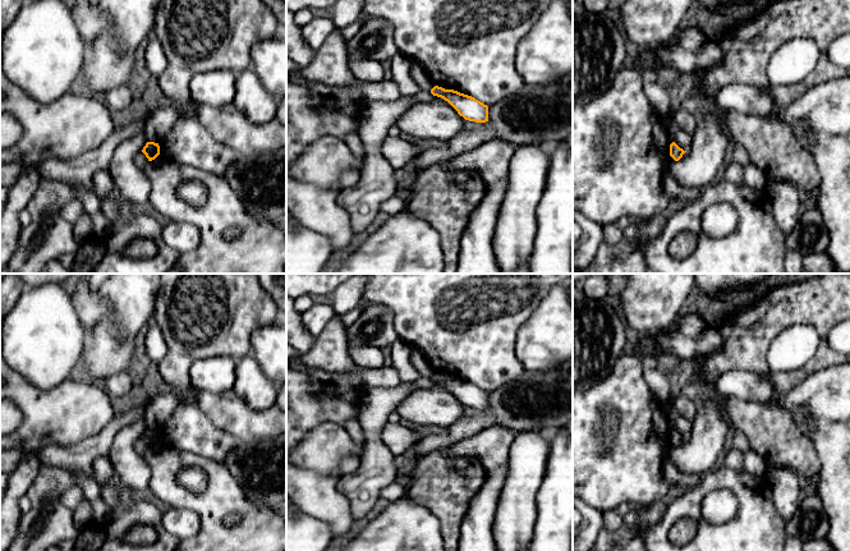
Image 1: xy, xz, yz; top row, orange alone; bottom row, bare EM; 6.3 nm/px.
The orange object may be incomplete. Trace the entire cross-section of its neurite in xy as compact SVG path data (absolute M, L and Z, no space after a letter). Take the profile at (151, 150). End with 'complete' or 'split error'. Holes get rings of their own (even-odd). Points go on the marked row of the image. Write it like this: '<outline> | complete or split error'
M147 142L142 151L134 156L134 164L144 169L146 165L160 155L160 146L155 142Z | split error

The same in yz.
M672 142L670 144L670 157L668 157L668 161L666 164L666 169L668 170L671 167L671 165L675 162L675 161L679 161L683 155L685 153L686 151L684 151L683 148L680 148L675 142Z | split error

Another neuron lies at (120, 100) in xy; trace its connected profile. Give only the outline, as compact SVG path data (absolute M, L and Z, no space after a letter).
M120 86L104 95L104 102L115 115L125 115L135 106L137 101L130 87Z

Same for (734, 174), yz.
M732 165L725 171L725 180L734 184L744 184L743 167Z

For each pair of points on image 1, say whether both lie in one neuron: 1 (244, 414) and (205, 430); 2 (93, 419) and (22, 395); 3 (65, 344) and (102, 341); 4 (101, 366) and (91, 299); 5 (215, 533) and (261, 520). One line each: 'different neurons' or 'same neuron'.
1: different neurons
2: same neuron
3: different neurons
4: different neurons
5: same neuron

